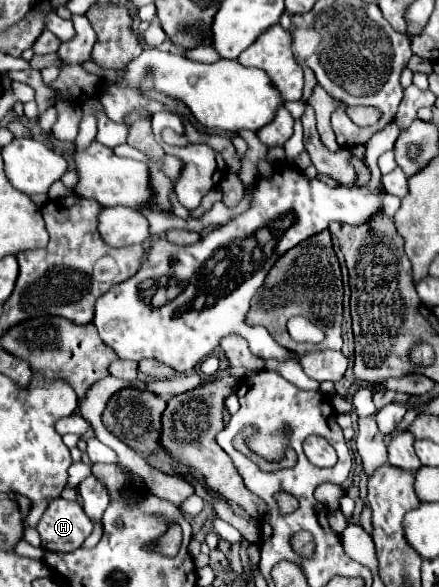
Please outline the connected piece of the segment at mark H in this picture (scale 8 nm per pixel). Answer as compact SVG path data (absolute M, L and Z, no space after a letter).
M53 499L45 509L37 531L45 551L75 551L89 537L93 525L79 501Z

